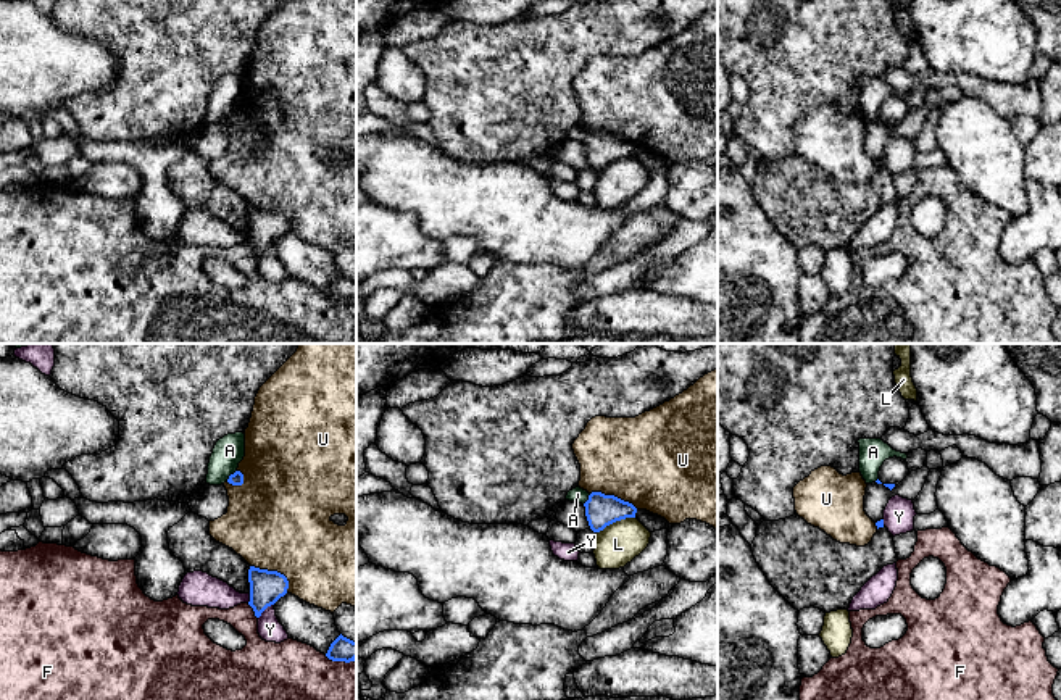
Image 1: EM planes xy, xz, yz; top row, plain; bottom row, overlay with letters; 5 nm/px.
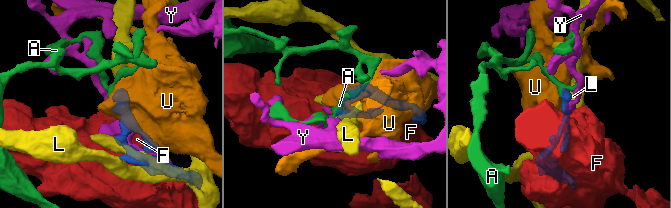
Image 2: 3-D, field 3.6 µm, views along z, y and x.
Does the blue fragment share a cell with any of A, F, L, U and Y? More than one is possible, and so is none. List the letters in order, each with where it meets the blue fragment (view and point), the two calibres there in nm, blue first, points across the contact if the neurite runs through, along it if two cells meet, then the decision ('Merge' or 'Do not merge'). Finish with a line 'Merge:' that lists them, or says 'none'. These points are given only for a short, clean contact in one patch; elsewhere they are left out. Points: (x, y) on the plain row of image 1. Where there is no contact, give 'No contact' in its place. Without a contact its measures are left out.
A: Touches blue at xy (231, 113). Thickness 60 nm (blue) against 150 nm. Boundary: xy (236, 108), (226, 118). Do not merge
F: Touches blue at xy (253, 249). Thickness 170 nm (blue) against 200 nm. Do not merge
L: Touches blue at xz (615, 160). Thickness 160 nm (blue) against 220 nm. Do not merge
U: Touches blue at xy (274, 210). Thickness 170 nm (blue) against 500 nm. Do not merge
Y: Touches blue at xy (265, 247). Thickness 170 nm (blue) against 120 nm. Do not merge
Merge: none

